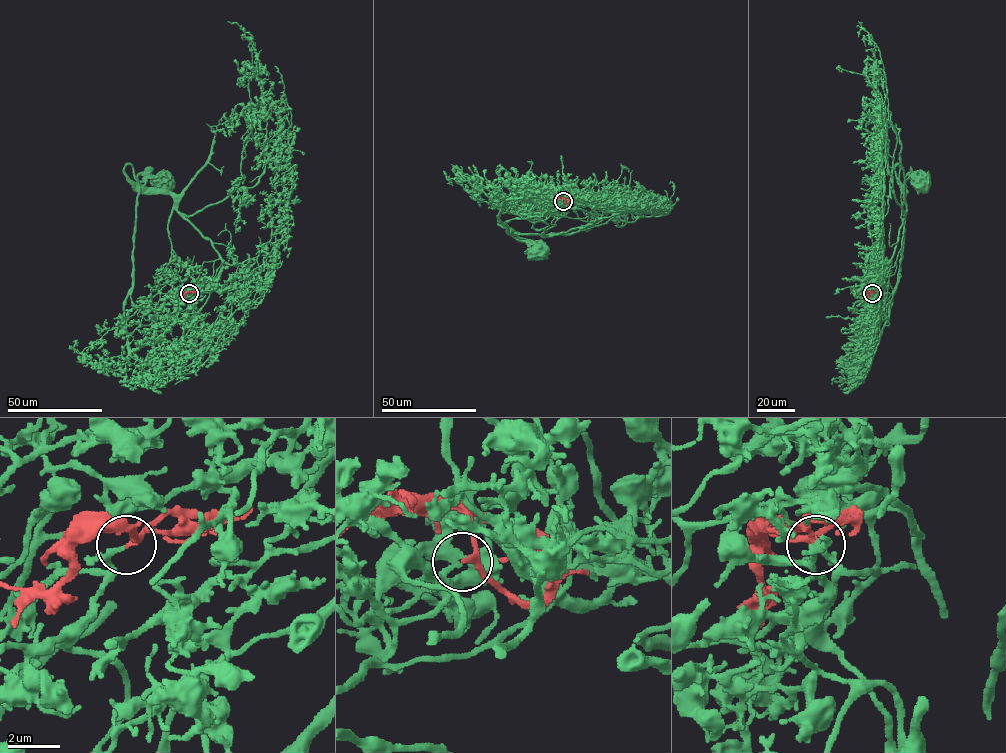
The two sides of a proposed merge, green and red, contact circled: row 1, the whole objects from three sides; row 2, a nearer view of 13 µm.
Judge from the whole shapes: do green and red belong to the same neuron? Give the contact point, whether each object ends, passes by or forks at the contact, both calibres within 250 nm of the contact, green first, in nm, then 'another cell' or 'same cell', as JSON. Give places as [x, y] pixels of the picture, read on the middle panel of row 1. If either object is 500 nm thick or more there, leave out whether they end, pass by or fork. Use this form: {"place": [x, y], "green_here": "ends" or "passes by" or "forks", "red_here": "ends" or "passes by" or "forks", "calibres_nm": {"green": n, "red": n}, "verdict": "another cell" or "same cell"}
{"place": [563, 201], "green_here": "passes by", "red_here": "passes by", "calibres_nm": {"green": 120, "red": 170}, "verdict": "same cell"}

